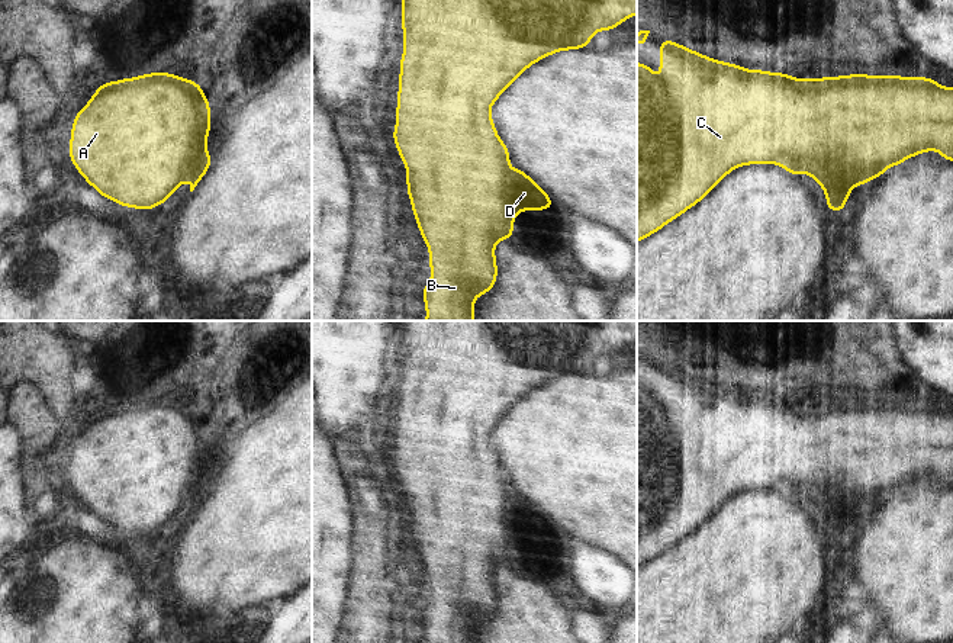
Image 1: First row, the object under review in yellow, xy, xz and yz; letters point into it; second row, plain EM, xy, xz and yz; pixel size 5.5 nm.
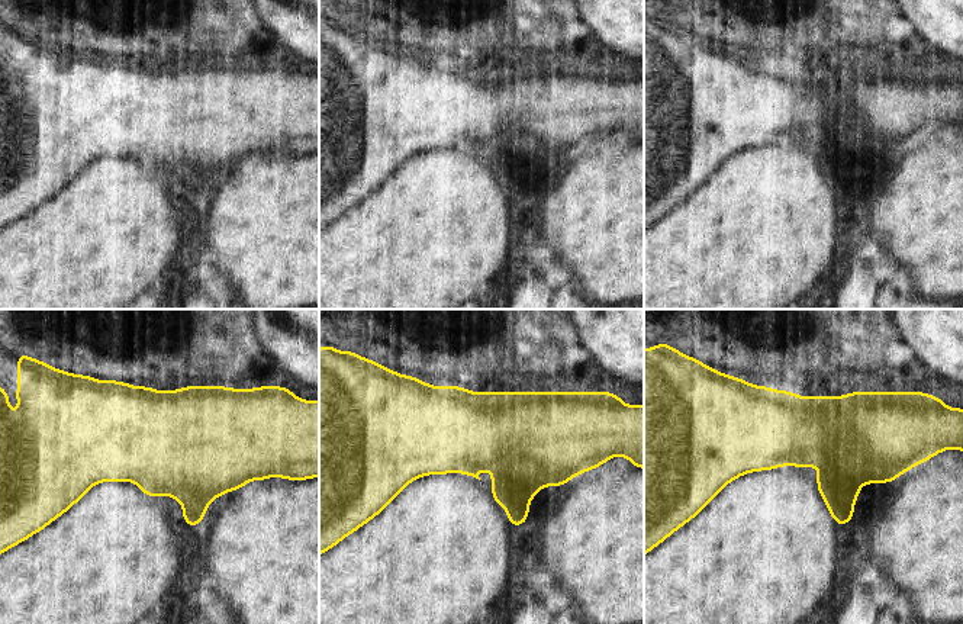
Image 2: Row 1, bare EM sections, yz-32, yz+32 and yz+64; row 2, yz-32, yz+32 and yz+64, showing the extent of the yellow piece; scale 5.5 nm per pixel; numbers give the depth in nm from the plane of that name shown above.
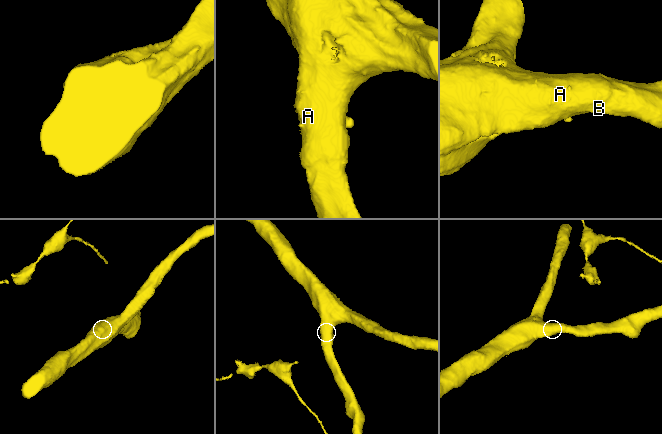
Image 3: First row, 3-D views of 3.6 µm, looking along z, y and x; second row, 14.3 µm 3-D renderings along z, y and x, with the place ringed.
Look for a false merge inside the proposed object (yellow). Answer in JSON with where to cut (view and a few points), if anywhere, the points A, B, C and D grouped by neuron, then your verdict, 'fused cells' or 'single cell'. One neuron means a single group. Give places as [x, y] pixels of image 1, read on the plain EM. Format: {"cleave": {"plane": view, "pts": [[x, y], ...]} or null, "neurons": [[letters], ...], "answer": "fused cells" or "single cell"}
{"cleave": null, "neurons": [["A", "B", "C", "D"]], "answer": "single cell"}

